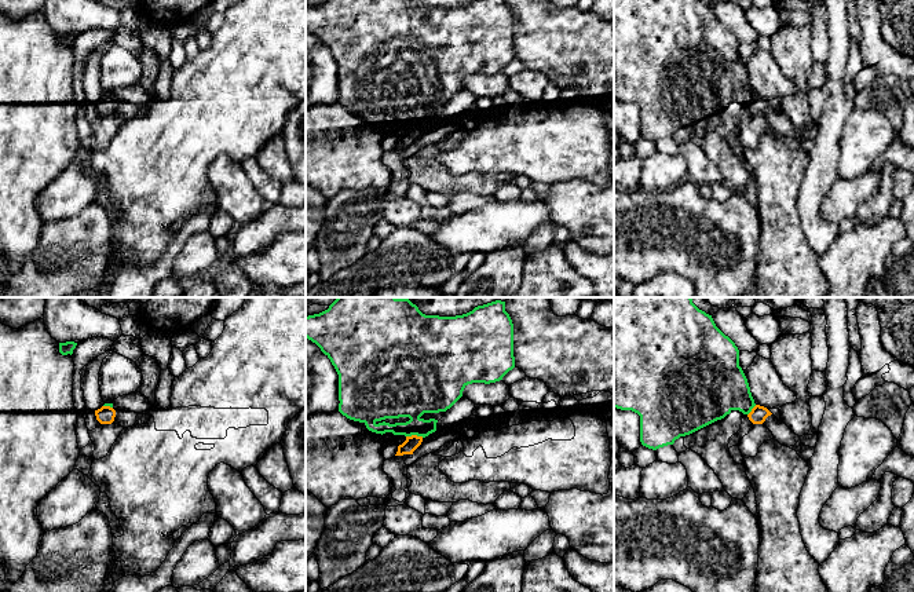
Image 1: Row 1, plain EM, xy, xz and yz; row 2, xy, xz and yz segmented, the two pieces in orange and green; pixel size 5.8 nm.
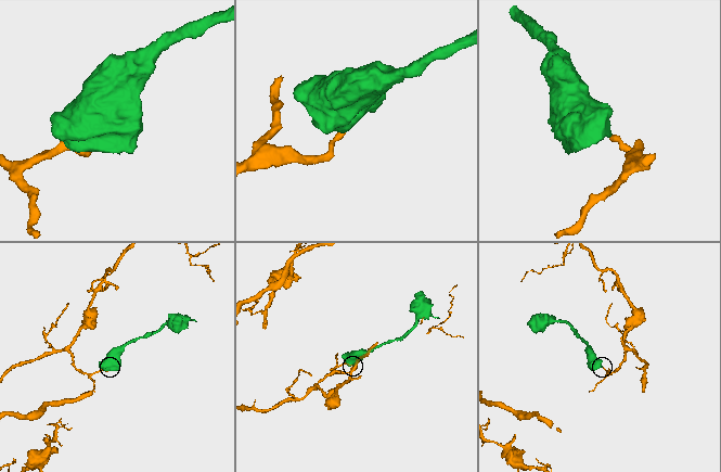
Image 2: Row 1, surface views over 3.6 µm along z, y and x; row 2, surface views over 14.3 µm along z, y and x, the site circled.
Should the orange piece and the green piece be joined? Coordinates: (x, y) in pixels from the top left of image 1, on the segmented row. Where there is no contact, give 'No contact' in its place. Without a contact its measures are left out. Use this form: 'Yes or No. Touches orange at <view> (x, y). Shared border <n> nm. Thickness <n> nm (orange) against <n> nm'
No. Touches orange at xz (415, 435). Shared border 100 nm. Thickness 80 nm (orange) against 280 nm

